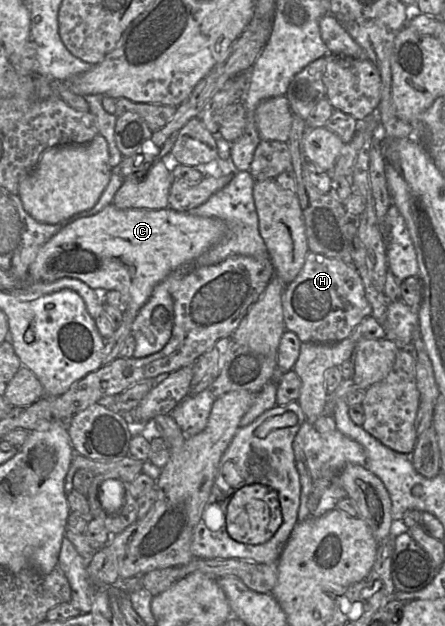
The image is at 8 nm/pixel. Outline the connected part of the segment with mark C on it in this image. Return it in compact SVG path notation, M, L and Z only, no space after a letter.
M110 203L95 215L79 218L67 224L47 241L30 265L28 278L30 282L52 282L65 277L74 278L99 293L116 290L122 294L126 310L121 325L110 339L105 340L104 366L119 357L120 349L131 333L136 315L149 299L154 287L176 269L201 256L223 236L224 226L215 218L196 216L169 207L161 210L120 209Z

